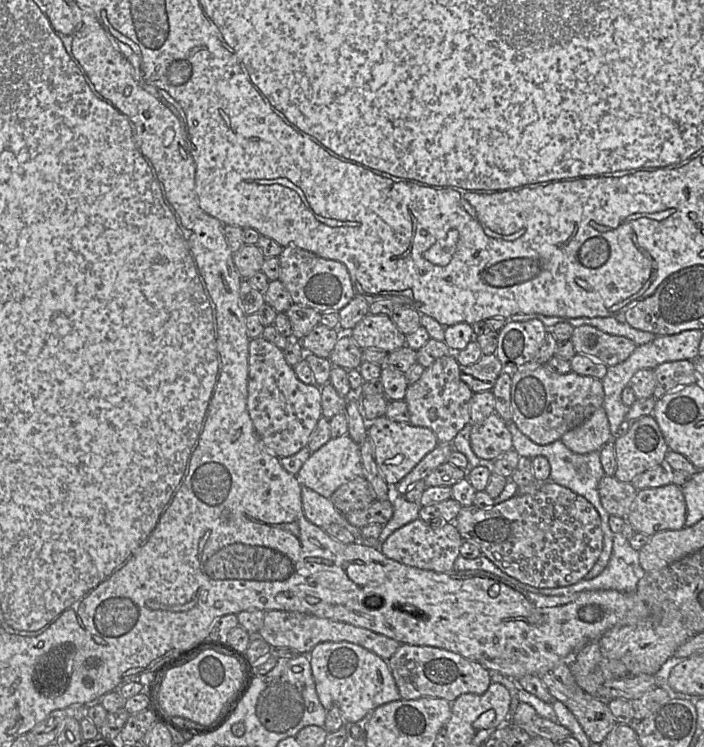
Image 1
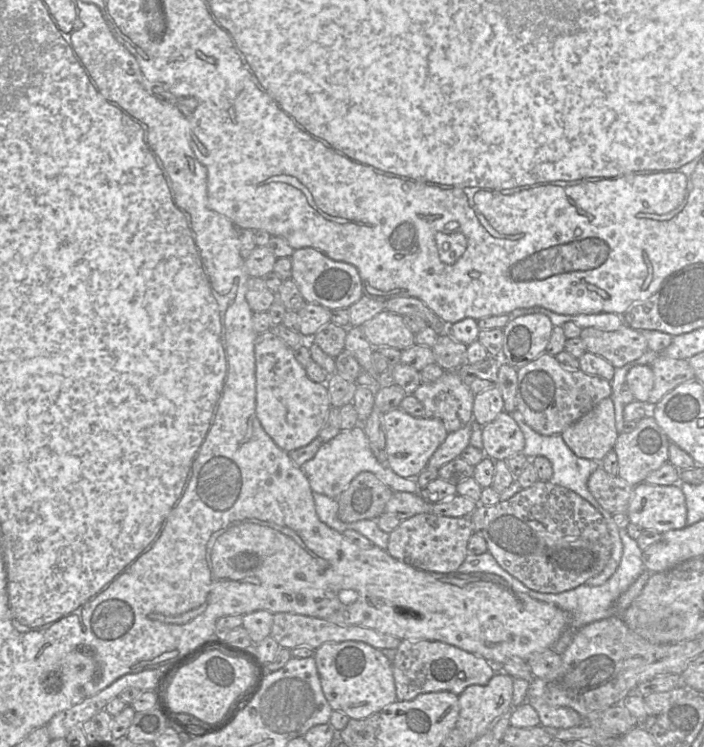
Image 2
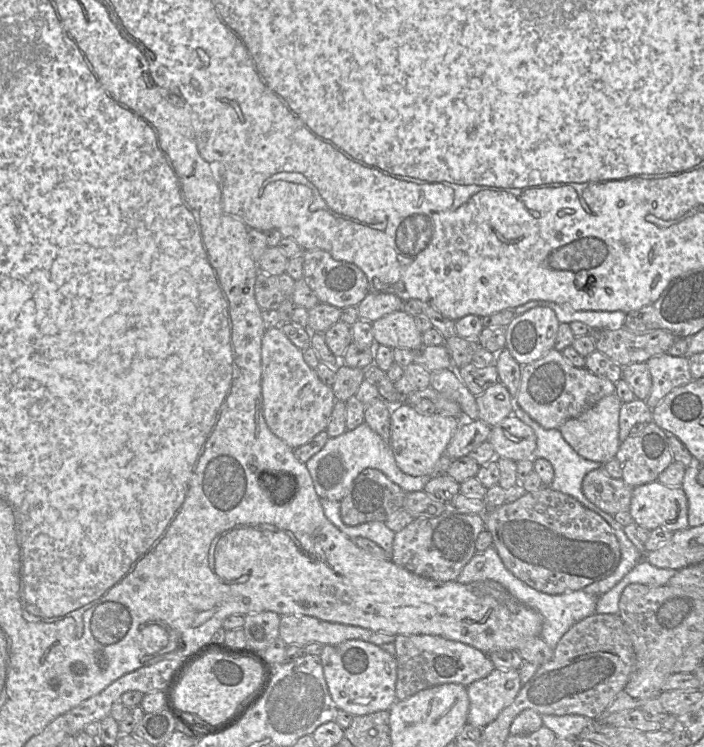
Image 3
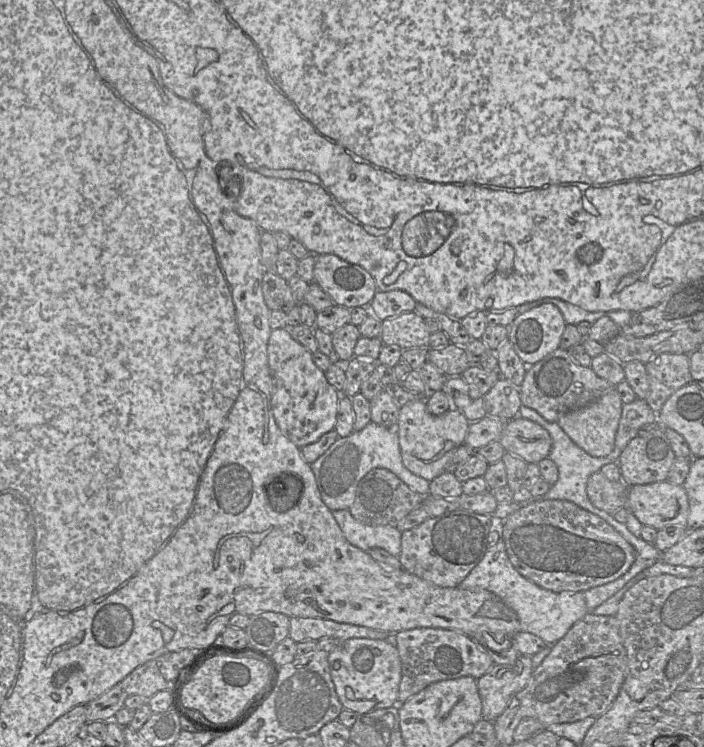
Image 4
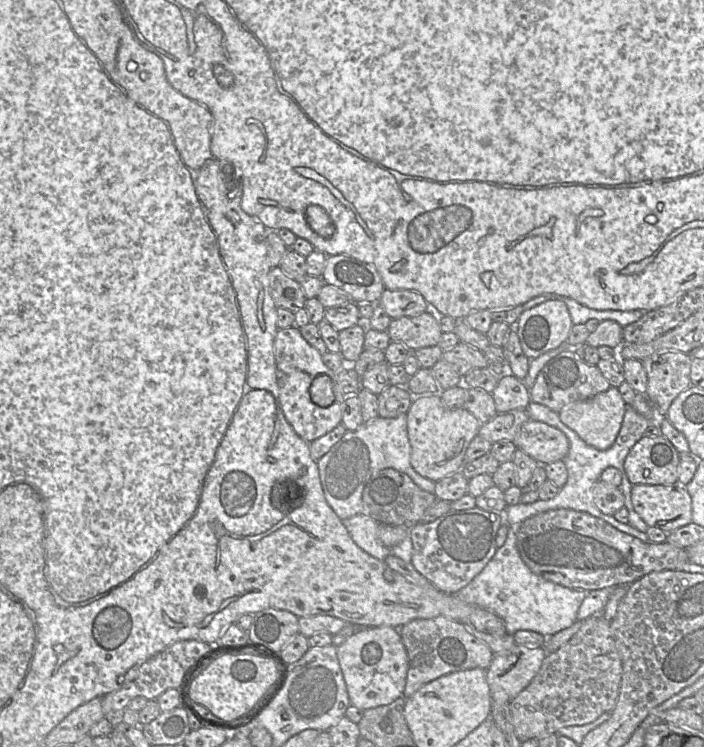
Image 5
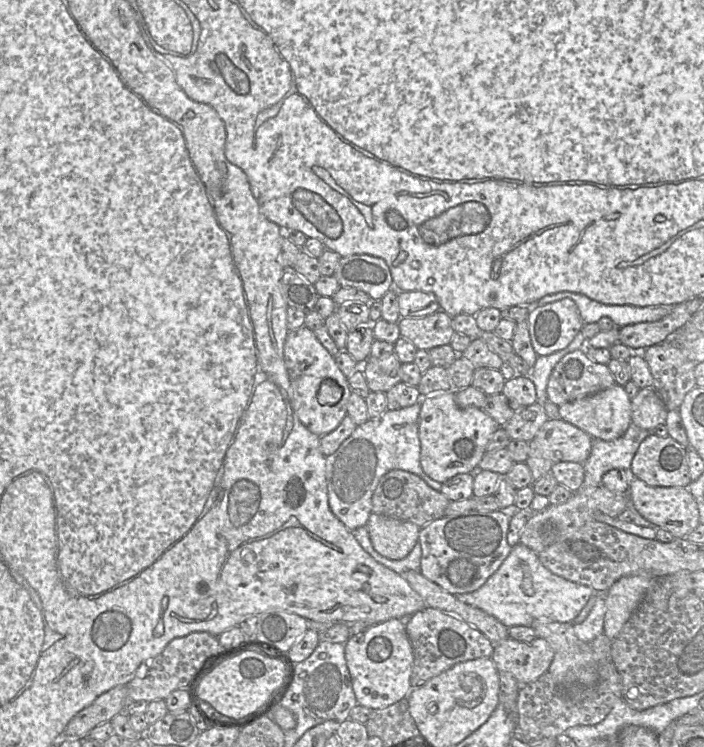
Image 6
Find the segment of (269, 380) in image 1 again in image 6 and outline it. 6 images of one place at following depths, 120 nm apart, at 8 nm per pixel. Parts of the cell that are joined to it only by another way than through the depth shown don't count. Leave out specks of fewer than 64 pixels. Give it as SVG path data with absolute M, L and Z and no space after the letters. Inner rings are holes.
M303 326L288 332L284 345L284 362L291 386L291 407L300 422L317 436L335 430L347 415L351 388L348 377L339 369L334 356L319 342L313 330ZM325 379L336 381L343 389L343 395L335 405L321 405L317 400L320 384Z

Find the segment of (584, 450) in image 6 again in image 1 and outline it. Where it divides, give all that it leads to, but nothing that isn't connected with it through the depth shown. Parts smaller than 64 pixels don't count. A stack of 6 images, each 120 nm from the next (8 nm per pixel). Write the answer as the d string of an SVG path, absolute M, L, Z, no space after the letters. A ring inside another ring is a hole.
M496 412L472 424L470 445L474 454L484 462L492 462L513 449L507 424Z

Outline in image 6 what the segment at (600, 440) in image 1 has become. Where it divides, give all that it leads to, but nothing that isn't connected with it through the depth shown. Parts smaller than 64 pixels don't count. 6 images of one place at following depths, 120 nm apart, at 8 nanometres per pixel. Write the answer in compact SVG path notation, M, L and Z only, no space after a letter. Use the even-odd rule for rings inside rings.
M613 386L558 407L559 417L580 428L593 438L614 440L623 435L631 424L631 400L623 386Z

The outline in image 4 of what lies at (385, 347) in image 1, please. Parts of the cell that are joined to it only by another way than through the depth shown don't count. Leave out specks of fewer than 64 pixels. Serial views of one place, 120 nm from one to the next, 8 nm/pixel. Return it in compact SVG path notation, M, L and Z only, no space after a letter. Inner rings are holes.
M411 311L383 320L380 339L384 345L398 345L405 350L429 348L430 335L424 318Z

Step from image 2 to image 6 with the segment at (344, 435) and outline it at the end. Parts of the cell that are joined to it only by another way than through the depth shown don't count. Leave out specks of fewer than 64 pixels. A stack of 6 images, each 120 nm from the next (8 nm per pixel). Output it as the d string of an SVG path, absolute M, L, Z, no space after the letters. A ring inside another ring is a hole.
M416 402L398 410L385 410L380 416L357 426L333 454L326 456L329 507L350 531L367 525L372 513L372 495L381 477L391 470L411 472L434 490L441 490L442 484L430 478L420 464L421 404Z

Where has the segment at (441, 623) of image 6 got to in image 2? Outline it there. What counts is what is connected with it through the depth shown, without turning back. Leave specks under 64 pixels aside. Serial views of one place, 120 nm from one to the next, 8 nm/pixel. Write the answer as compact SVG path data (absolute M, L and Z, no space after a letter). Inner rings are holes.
M402 640L396 649L392 661L392 673L396 690L396 700L408 701L419 694L429 692L449 691L459 696L470 685L486 685L495 673L500 671L501 665L493 665L483 657L466 652L456 646L440 641Z

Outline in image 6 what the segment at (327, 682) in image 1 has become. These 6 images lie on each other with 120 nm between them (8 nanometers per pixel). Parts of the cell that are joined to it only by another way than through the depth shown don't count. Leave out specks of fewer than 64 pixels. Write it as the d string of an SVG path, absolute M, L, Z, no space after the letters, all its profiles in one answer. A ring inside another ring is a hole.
M390 619L351 636L345 645L346 664L357 703L370 709L386 708L411 691L414 655L405 626L406 619Z

